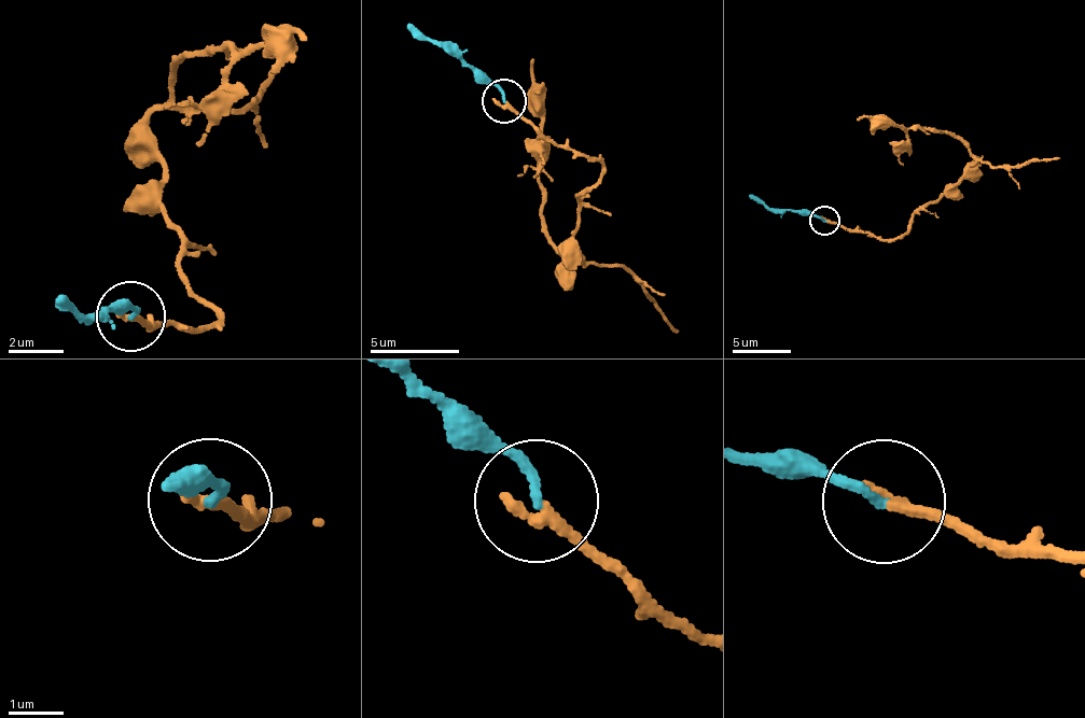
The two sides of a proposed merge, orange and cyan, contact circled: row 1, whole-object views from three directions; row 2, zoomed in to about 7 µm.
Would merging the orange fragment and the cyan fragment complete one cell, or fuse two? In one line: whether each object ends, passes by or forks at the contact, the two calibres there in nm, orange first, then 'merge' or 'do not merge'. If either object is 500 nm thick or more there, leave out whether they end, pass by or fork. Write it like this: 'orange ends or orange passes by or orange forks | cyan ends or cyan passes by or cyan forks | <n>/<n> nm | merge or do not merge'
orange ends | cyan ends | 260/160 nm | merge

